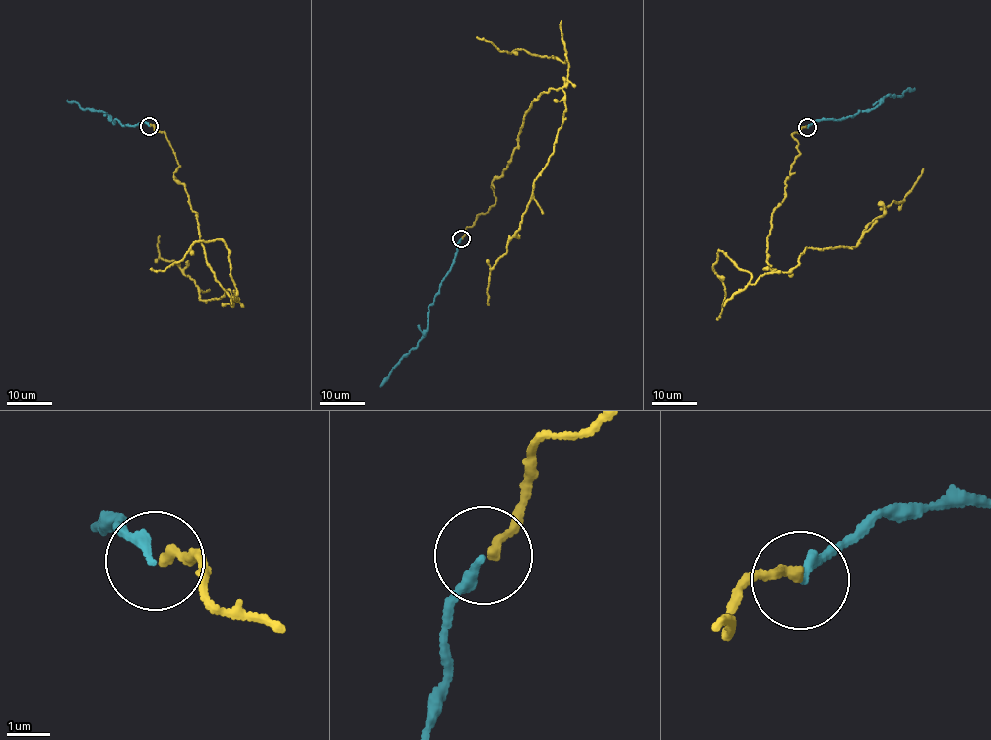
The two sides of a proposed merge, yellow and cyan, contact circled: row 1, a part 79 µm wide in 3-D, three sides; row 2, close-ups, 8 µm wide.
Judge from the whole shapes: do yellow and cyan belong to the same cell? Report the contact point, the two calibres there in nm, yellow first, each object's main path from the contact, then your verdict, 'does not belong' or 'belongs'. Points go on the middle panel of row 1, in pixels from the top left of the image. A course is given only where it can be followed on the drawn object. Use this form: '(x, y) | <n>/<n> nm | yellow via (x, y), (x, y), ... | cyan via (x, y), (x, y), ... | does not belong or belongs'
(461, 238) | 220/180 nm | yellow via (462, 238), (495, 204), (492, 182), (532, 100), (559, 88), (566, 110), (554, 153), (490, 270), (489, 304) | cyan via (461, 238), (447, 274), (429, 307), (428, 328), (416, 347), (405, 354), (380, 387) | belongs

